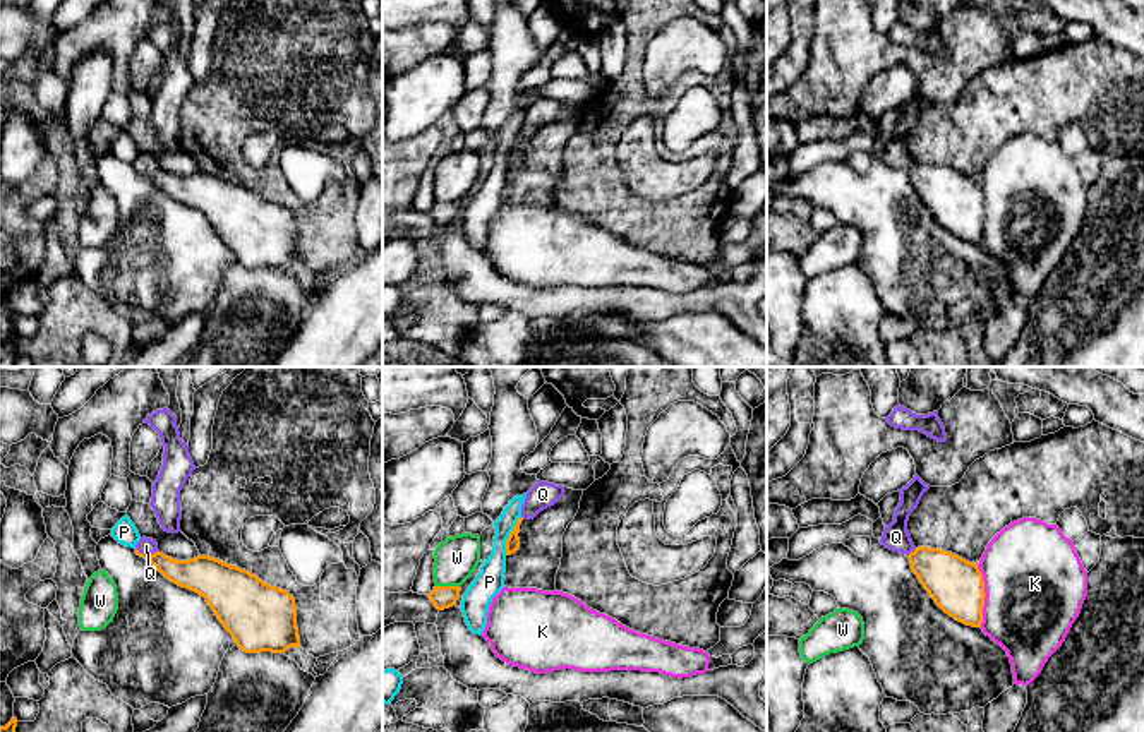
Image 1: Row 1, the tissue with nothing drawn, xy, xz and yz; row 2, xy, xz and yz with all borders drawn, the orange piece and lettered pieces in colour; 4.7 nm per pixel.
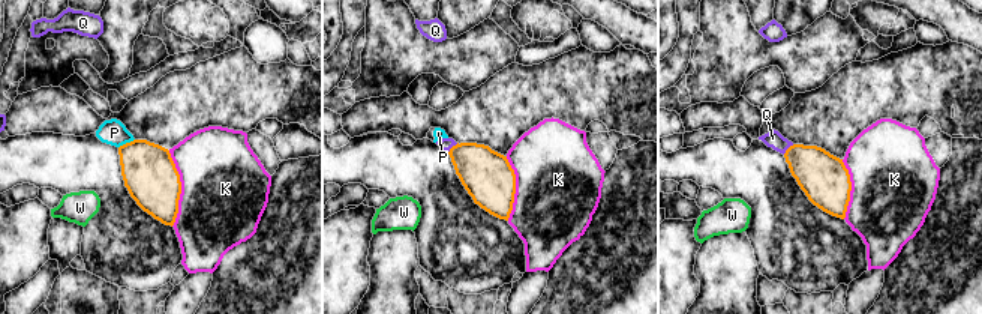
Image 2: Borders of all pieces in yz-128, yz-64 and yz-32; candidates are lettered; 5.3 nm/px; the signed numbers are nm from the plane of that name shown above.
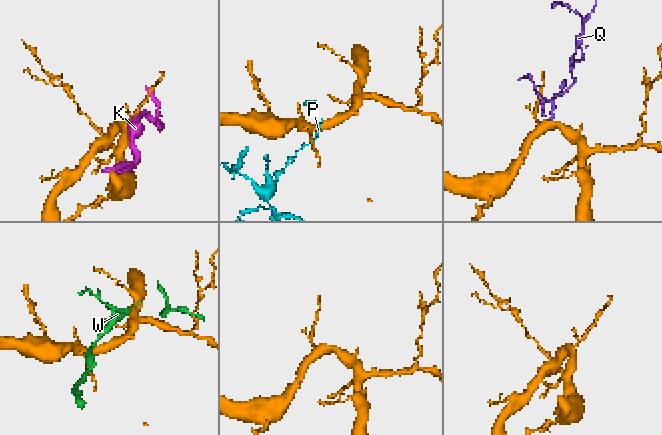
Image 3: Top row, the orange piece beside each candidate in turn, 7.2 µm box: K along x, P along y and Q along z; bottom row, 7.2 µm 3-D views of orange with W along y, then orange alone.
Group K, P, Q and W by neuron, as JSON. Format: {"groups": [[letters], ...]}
{"groups": [["K"], ["P"], ["Q"], ["W"]]}

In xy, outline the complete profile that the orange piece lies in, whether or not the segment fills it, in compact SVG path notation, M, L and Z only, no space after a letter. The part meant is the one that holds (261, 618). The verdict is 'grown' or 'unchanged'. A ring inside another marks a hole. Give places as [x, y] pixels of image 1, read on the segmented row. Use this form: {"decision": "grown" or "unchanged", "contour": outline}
{"decision": "grown", "contour": "M142 537L135 554L149 561L172 583L199 593L245 653L285 653L302 648L295 598L256 574L209 555L177 561Z"}

